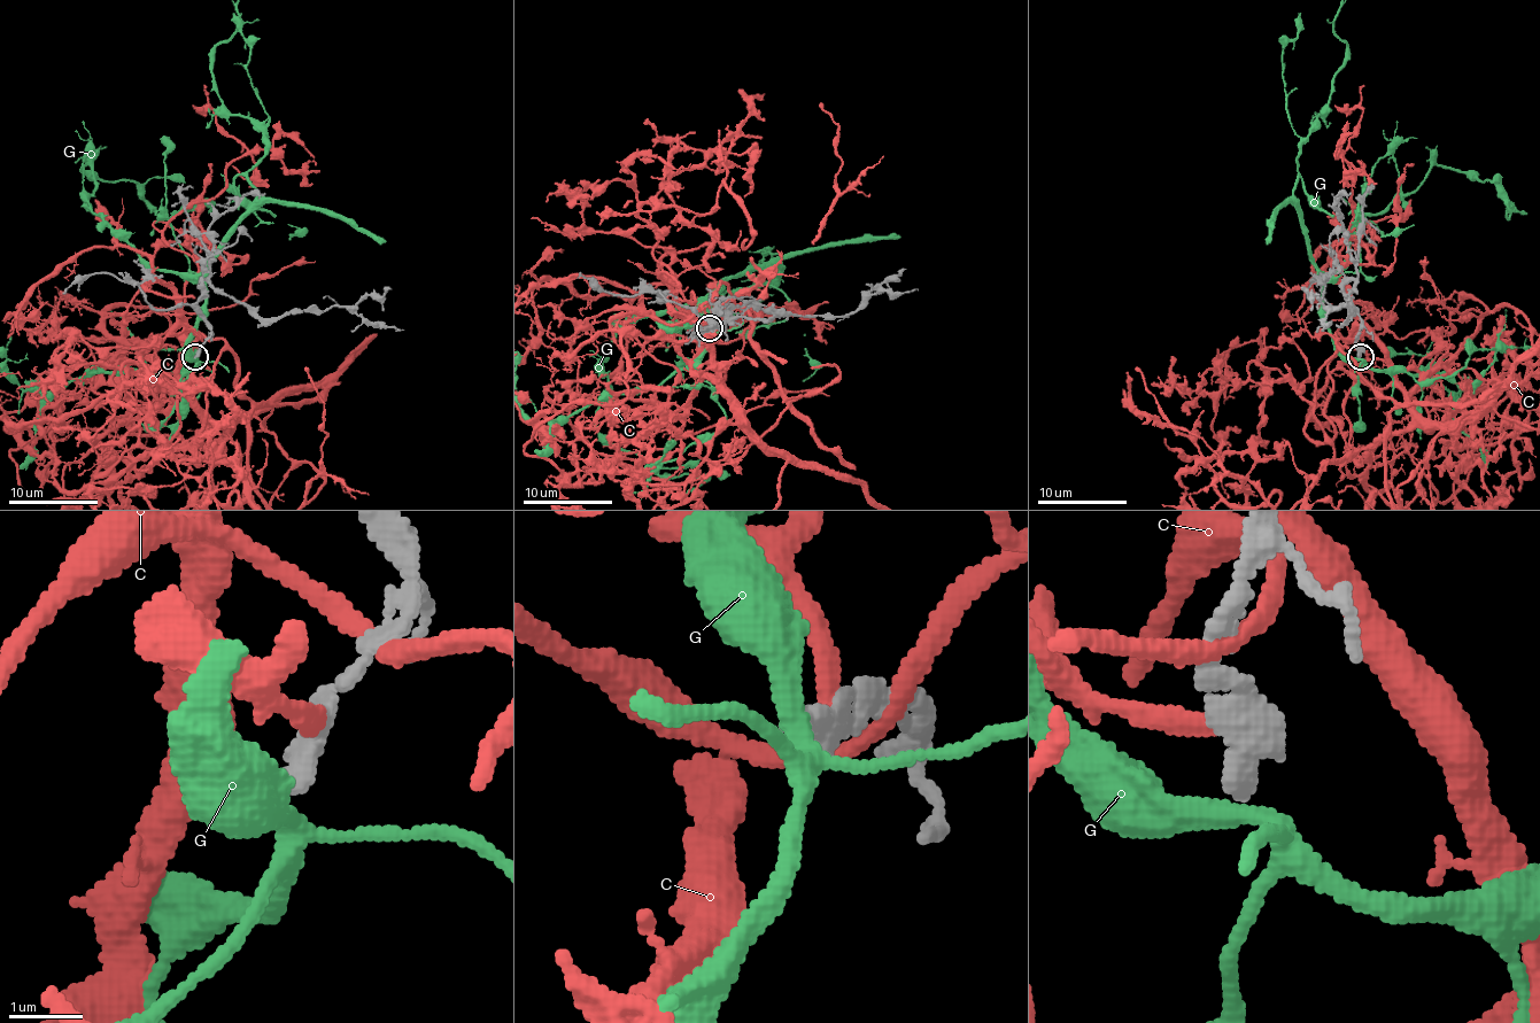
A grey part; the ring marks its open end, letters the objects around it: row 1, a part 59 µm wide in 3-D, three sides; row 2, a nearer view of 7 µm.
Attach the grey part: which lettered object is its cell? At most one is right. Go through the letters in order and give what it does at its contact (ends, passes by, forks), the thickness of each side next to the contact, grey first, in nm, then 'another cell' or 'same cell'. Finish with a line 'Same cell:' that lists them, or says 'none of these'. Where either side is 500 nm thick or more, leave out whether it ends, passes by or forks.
C: 500 nm thick on the grey side, 280 nm on the other; another cell
G: it forks there; 360 nm thick on the grey side, 280 nm on the other; another cell
Same cell: none of these

